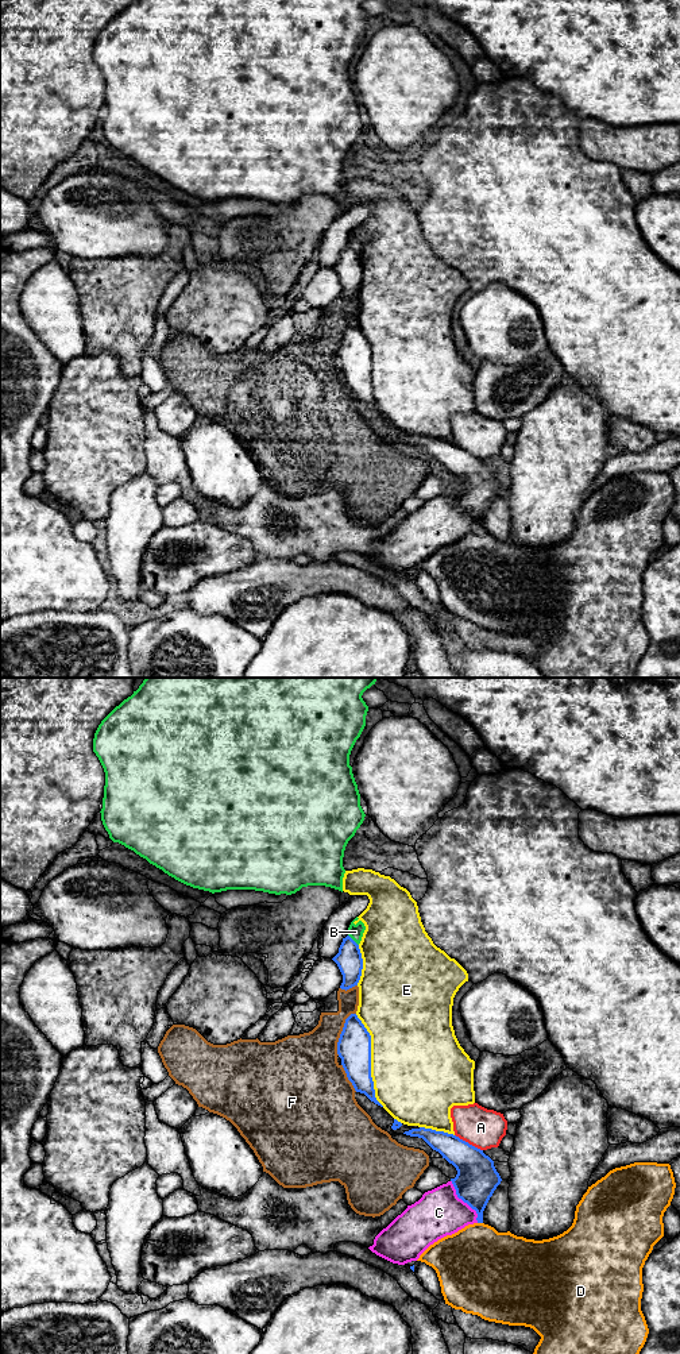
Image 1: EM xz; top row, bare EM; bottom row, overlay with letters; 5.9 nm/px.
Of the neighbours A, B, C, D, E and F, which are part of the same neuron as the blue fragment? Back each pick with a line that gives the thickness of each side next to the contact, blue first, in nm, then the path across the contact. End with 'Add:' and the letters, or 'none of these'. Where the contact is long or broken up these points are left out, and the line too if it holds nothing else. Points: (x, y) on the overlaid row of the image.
Add: none of these

